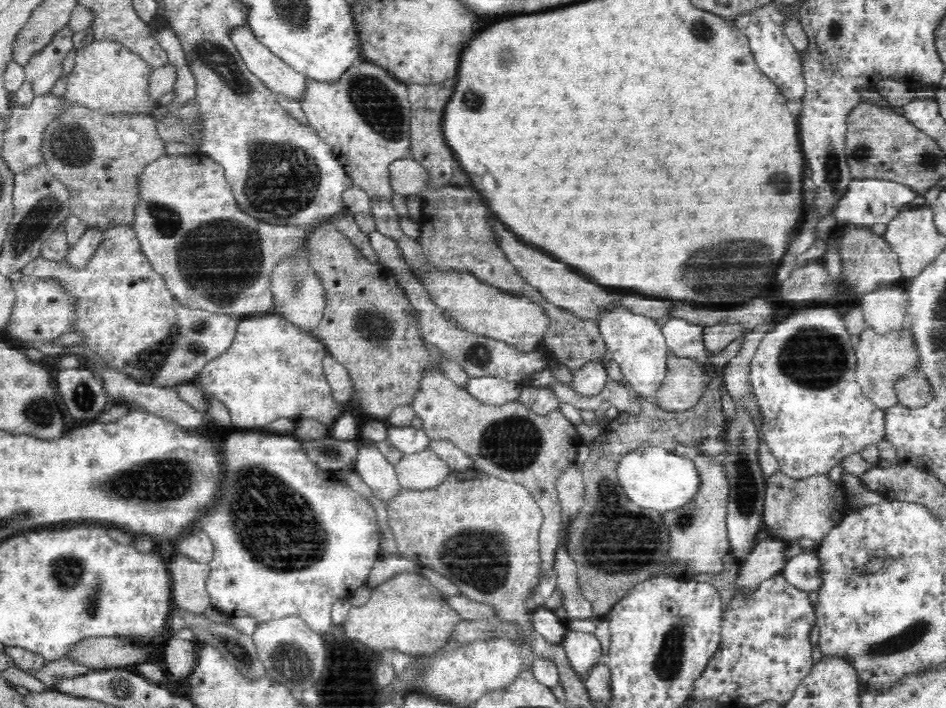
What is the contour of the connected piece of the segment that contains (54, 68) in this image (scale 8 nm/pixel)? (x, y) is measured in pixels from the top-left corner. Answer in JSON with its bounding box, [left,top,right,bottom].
[24,26,76,95]

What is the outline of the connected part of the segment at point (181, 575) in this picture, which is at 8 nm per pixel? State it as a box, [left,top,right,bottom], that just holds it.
[168,554,211,614]

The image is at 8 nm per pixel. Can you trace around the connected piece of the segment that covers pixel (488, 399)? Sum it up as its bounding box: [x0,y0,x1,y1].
[465,376,522,406]

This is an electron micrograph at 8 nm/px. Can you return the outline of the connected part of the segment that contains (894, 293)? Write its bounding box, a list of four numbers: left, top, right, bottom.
[860,284,908,333]

